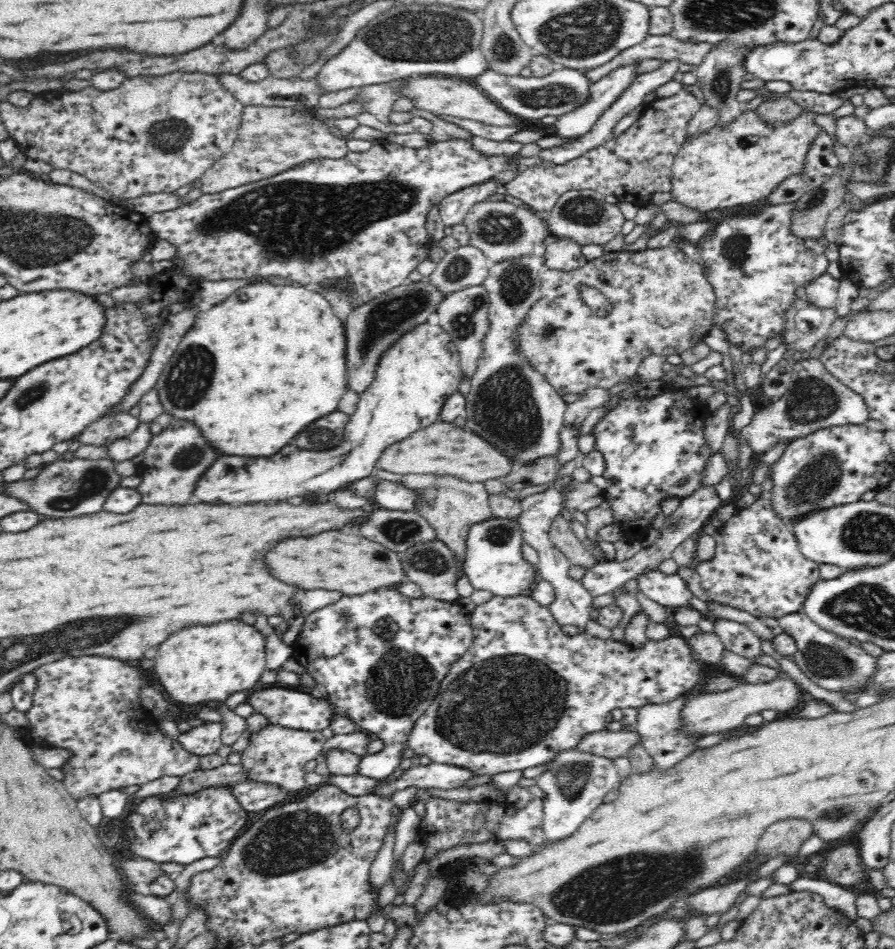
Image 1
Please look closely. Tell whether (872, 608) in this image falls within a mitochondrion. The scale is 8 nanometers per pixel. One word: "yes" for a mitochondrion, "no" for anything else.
yes

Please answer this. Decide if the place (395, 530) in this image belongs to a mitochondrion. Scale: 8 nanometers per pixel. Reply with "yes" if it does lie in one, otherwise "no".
yes

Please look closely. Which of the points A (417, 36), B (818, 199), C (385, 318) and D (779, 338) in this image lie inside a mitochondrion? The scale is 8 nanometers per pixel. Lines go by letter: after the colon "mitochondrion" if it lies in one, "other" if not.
A: mitochondrion
B: mitochondrion
C: mitochondrion
D: other

